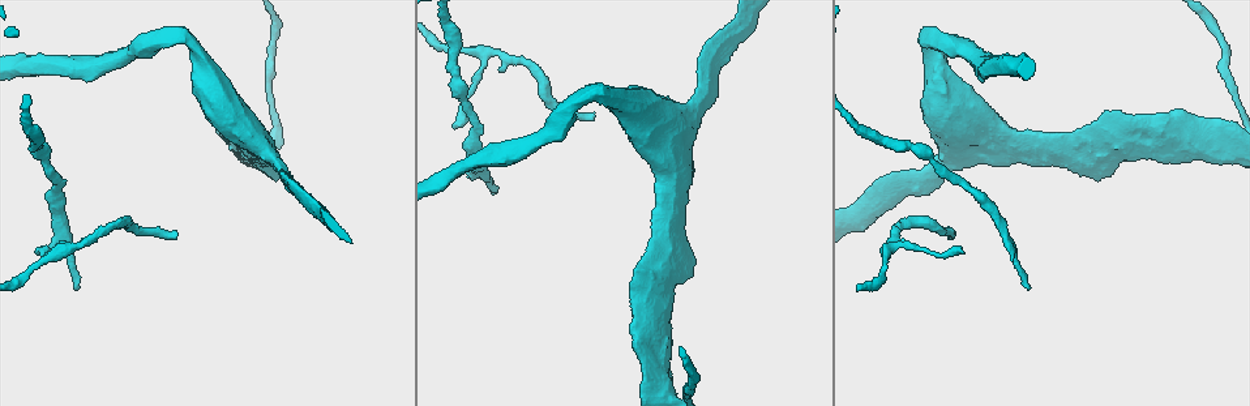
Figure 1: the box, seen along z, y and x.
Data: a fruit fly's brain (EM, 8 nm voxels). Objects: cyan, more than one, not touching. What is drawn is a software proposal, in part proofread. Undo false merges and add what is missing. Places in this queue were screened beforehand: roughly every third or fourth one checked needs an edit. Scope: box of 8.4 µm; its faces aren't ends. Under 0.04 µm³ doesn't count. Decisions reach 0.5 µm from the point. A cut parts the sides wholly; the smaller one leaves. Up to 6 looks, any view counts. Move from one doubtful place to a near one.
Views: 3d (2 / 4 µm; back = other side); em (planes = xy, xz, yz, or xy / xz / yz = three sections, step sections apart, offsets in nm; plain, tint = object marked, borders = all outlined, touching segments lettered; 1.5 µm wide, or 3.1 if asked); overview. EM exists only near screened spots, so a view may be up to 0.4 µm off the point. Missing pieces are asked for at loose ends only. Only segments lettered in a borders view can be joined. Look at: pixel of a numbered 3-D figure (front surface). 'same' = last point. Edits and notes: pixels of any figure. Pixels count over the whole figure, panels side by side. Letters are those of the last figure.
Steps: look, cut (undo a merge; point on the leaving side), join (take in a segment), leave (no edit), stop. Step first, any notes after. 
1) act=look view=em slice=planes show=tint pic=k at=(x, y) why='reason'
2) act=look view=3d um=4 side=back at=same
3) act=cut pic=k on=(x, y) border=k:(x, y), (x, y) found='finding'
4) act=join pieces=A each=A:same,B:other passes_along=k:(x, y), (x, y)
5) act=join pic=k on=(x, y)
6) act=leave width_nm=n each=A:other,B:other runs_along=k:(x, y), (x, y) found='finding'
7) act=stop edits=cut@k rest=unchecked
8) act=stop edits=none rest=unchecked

act=look view=em slice=xy step=4 show=borders pic=1 at=(453, 126) why='tapers out'

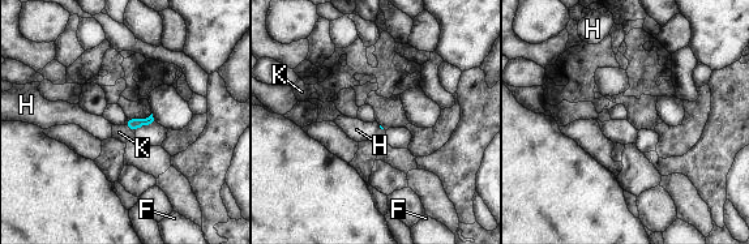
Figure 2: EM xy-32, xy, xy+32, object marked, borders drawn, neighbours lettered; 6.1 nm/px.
act=look view=em slice=planes show=borders at=same why='another direction'

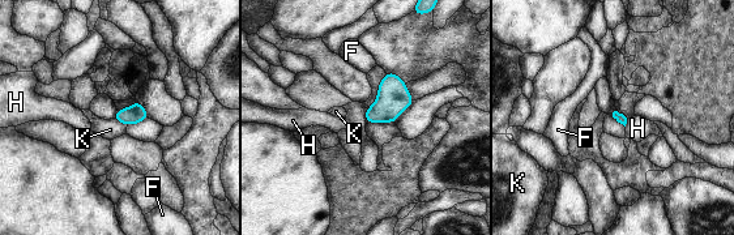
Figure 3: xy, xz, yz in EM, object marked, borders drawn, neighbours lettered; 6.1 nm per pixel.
act=leave each=F:other,H:other,K:other border=3:(607, 114), (624, 127) found='none of them fits'

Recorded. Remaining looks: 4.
act=look view=em slice=xz step=4 show=borders pic=1 at=(76, 290) why='an open end'

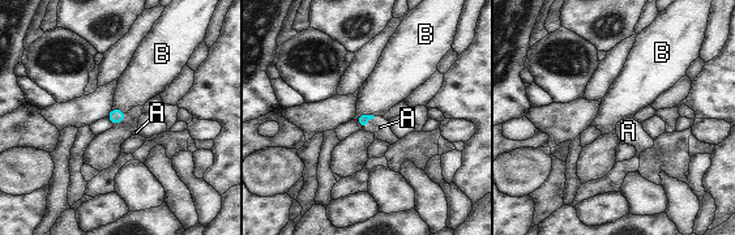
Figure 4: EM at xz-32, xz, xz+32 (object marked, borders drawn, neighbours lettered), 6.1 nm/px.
act=join pieces=A each=A:same,B:other found='it goes on there'

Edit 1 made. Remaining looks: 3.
act=look view=3d um=2 pic=1 at=(181, 34) why='sharp bend'

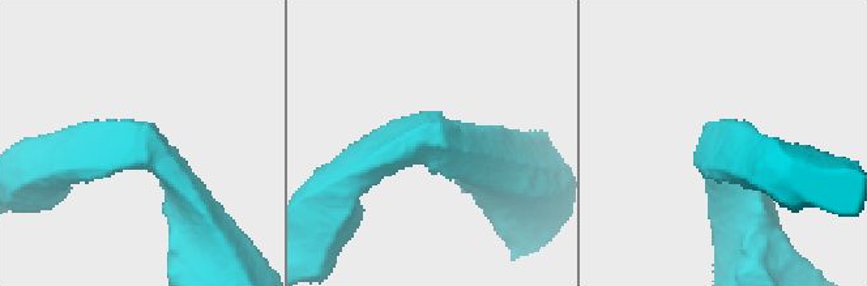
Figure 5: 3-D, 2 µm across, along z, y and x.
act=look view=em slice=planes show=borders pic=5 at=(429, 140) arm_widths_nm=340,380

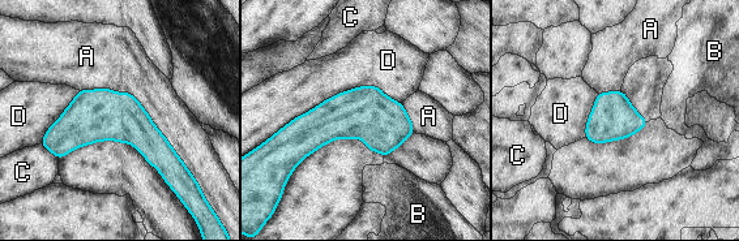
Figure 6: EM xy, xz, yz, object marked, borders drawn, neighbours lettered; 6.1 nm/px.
act=leave width_nm=280 each=A:other,B:other,C:other,D:other runs_along=6:(45, 141), (135, 128), (175, 166) found='all the same neuron'

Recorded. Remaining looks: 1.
act=stop edits=join@4 rest=unchecked

